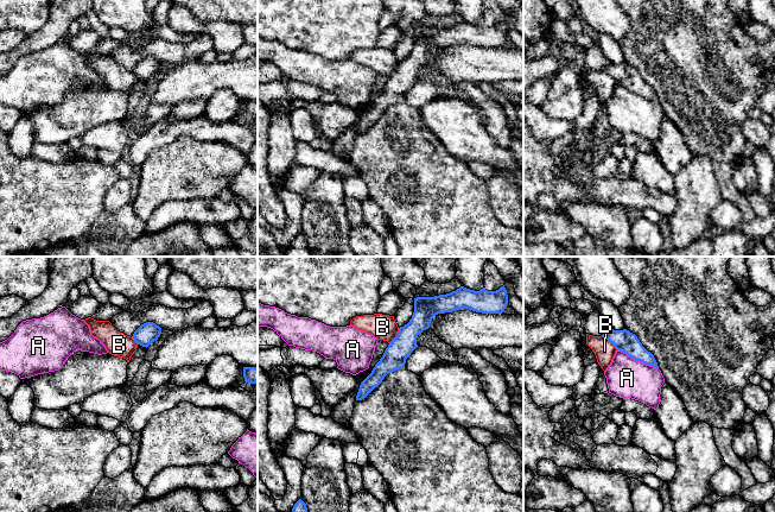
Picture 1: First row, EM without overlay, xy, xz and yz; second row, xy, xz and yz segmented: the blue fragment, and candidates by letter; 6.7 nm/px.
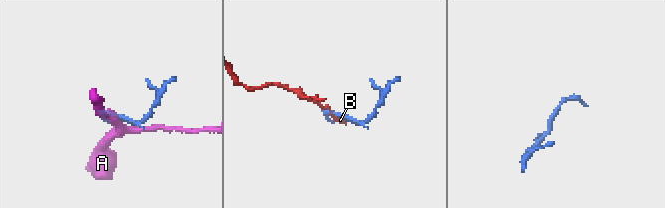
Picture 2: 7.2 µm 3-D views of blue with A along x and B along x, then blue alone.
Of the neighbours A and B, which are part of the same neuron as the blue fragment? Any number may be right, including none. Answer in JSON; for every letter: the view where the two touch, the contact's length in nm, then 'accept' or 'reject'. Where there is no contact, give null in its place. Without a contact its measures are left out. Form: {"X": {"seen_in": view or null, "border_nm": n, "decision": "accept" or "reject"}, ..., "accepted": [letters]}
{"A": {"seen_in": "yz", "border_nm": 300, "decision": "reject"}, "B": {"seen_in": "yz", "border_nm": 150, "decision": "reject"}, "accepted": []}

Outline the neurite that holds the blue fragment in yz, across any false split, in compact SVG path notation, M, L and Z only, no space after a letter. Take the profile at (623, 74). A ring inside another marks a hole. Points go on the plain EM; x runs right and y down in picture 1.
M627 63L614 64L604 67L602 70L608 72L617 84L625 87L628 90L636 95L659 102L654 89L648 86L637 70Z

